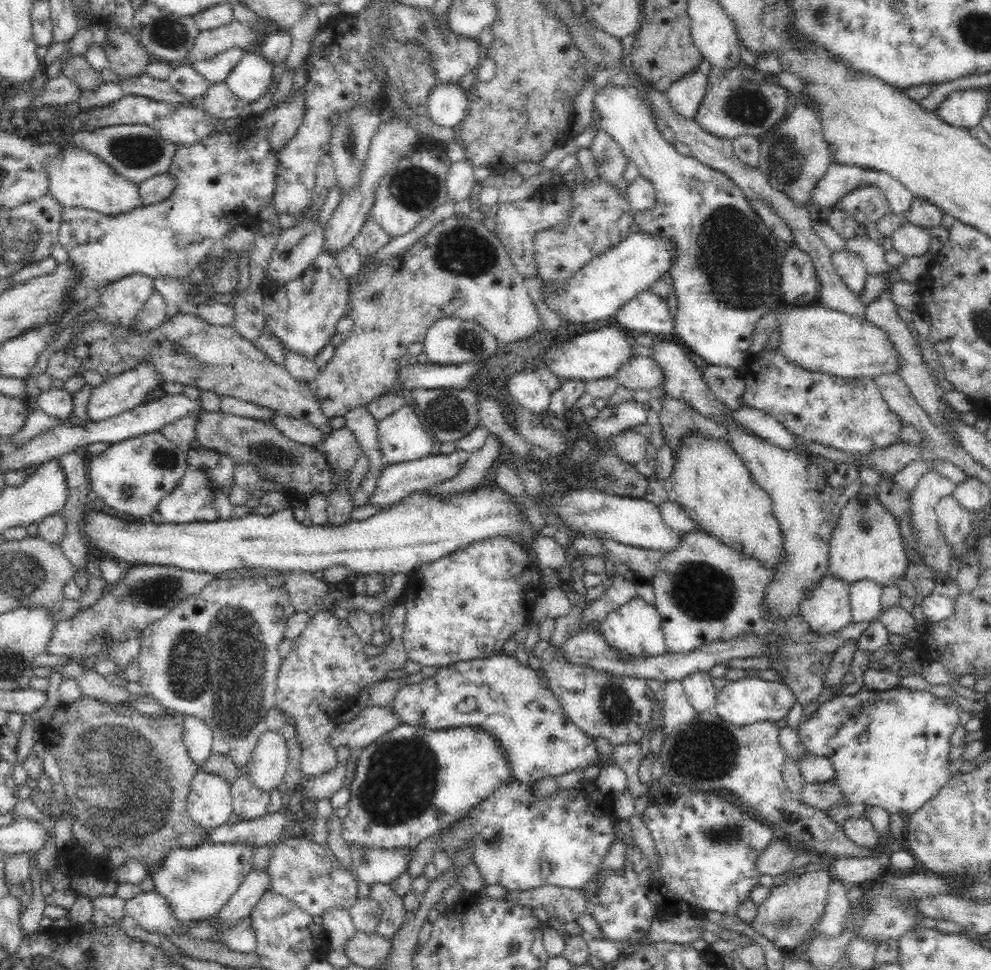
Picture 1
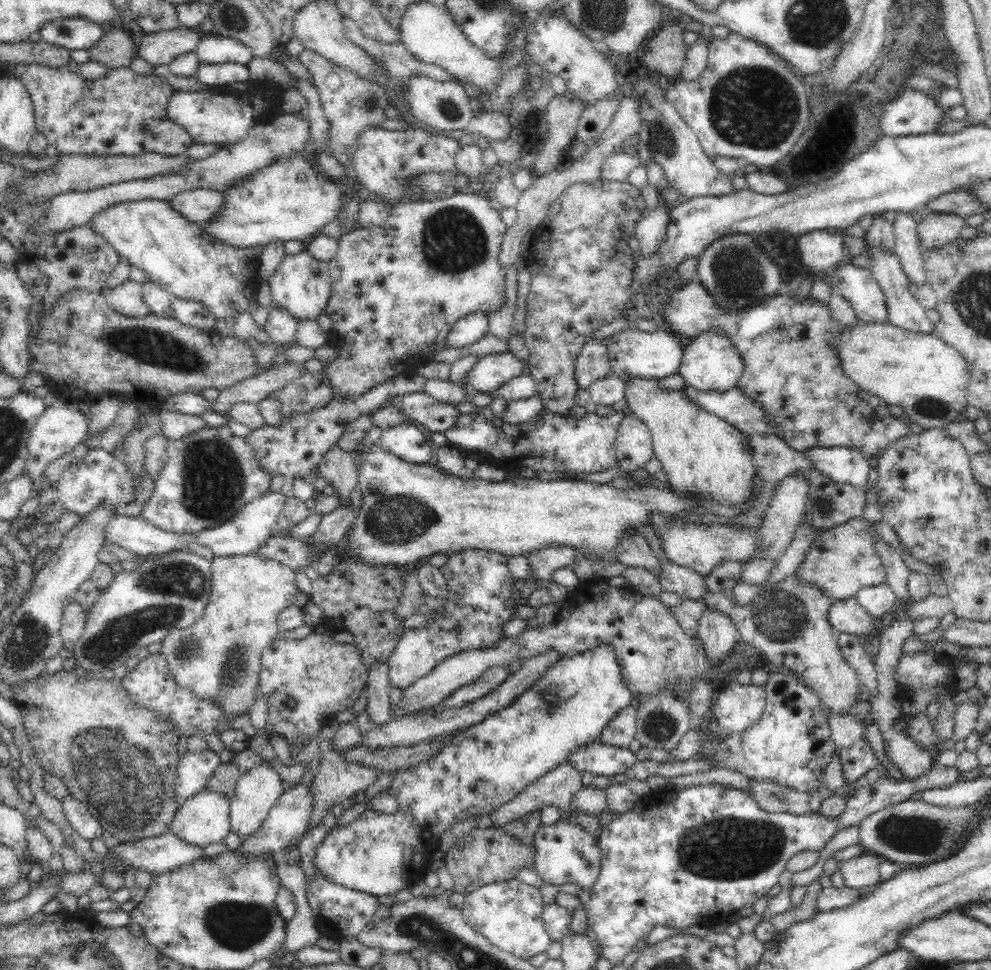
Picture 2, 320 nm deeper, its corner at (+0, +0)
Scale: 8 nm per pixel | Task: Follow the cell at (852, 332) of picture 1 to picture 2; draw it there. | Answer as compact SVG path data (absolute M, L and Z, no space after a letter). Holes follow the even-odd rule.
M858 324L852 330L840 332L837 353L846 376L863 391L879 396L887 404L896 404L908 414L912 423L923 429L946 429L958 418L963 418L967 404L969 368L966 359L955 348L934 333L914 333L888 324Z

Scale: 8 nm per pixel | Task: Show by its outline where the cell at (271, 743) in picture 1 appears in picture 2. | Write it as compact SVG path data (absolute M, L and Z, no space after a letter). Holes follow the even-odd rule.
M267 763L254 765L238 779L234 796L230 798L230 831L240 838L253 835L265 822L270 810L283 793L282 778Z

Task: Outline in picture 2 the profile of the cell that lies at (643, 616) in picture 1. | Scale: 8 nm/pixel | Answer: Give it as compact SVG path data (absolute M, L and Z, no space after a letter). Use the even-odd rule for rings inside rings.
M600 645L577 655L560 657L509 706L474 726L461 729L458 738L446 744L430 760L395 771L389 788L400 807L396 814L383 814L368 809L346 826L337 824L327 828L324 839L314 852L313 864L316 871L320 871L320 875L332 883L378 898L395 895L403 888L418 883L432 869L434 844L451 824L473 817L482 818L507 804L540 776L566 762L574 751L600 741L610 719L631 704L634 701L622 681L620 665L610 645Z

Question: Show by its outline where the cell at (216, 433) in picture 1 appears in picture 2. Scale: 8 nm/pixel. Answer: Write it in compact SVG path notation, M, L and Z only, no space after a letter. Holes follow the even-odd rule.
M159 410L160 433L168 440L178 440L207 426L200 415L182 414L178 410Z

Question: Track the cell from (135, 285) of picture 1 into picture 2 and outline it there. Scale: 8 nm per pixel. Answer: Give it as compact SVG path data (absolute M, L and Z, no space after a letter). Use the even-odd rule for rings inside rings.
M130 279L125 280L106 295L108 304L123 316L146 318L151 315L150 307L143 299L141 284Z

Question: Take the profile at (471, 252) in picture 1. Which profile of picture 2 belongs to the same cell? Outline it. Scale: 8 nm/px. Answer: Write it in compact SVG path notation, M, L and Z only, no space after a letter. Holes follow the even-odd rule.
M458 191L441 197L424 197L423 199L409 199L398 204L389 205L388 217L374 227L356 227L346 231L339 238L338 252L327 263L331 278L330 298L324 304L322 312L332 320L330 332L331 344L336 349L333 360L329 360L323 371L333 388L333 396L336 398L356 398L367 392L368 389L386 382L386 380L408 374L416 370L420 364L433 360L433 356L447 346L449 331L452 326L470 312L488 312L496 310L504 302L504 272L500 269L498 256L501 250L501 242L504 240L507 227L502 220L502 215L493 210L489 204L488 194L463 194Z

